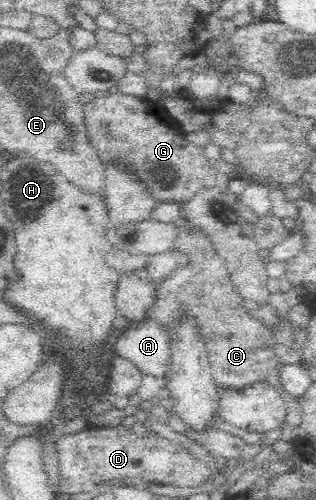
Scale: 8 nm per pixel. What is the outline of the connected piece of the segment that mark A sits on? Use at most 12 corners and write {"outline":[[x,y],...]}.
{"outline":[[152,319],[130,324],[112,352],[166,378],[170,337]]}

